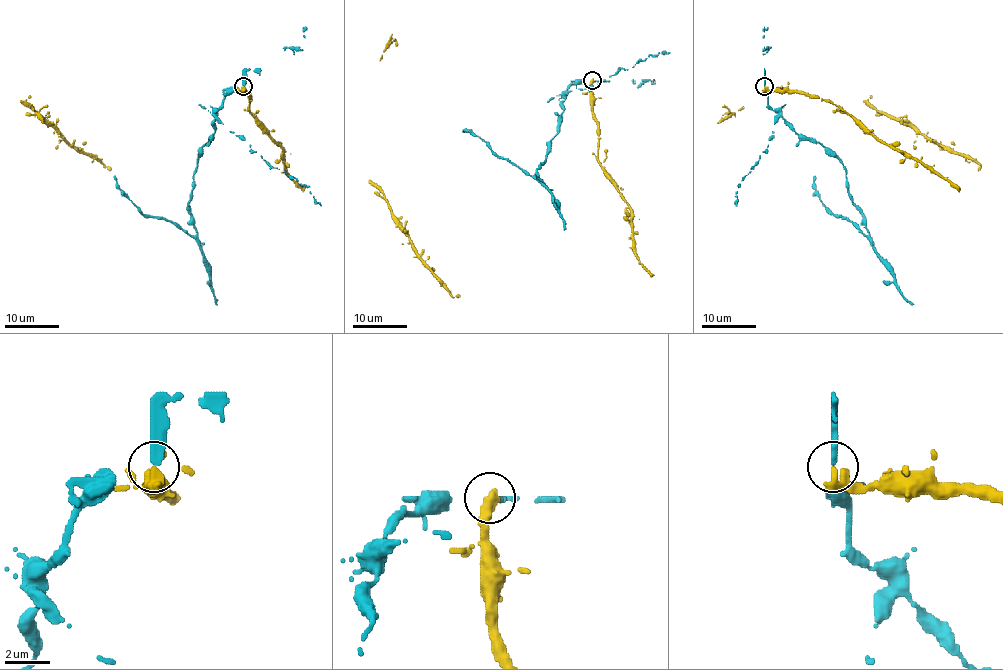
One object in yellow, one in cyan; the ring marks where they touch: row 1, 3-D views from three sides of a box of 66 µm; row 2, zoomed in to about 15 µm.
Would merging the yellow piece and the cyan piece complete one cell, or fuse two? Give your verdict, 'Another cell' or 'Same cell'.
Another cell

